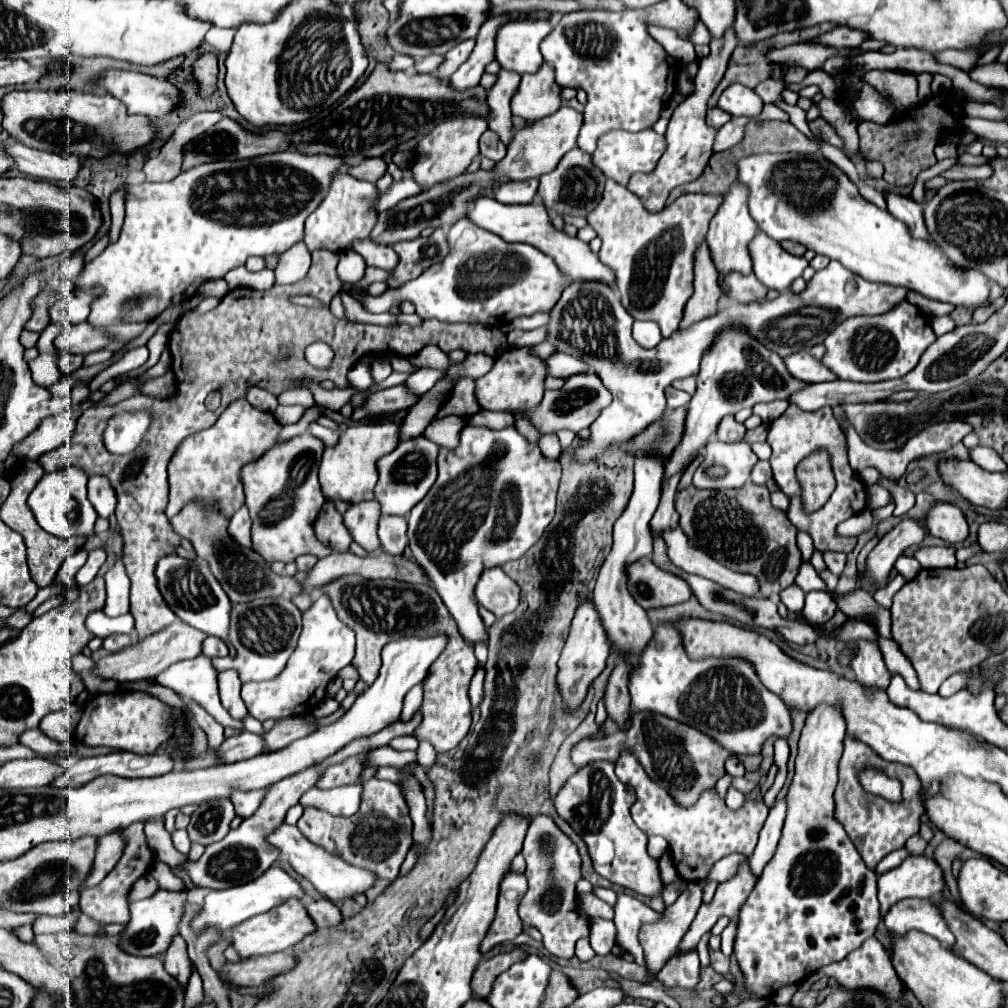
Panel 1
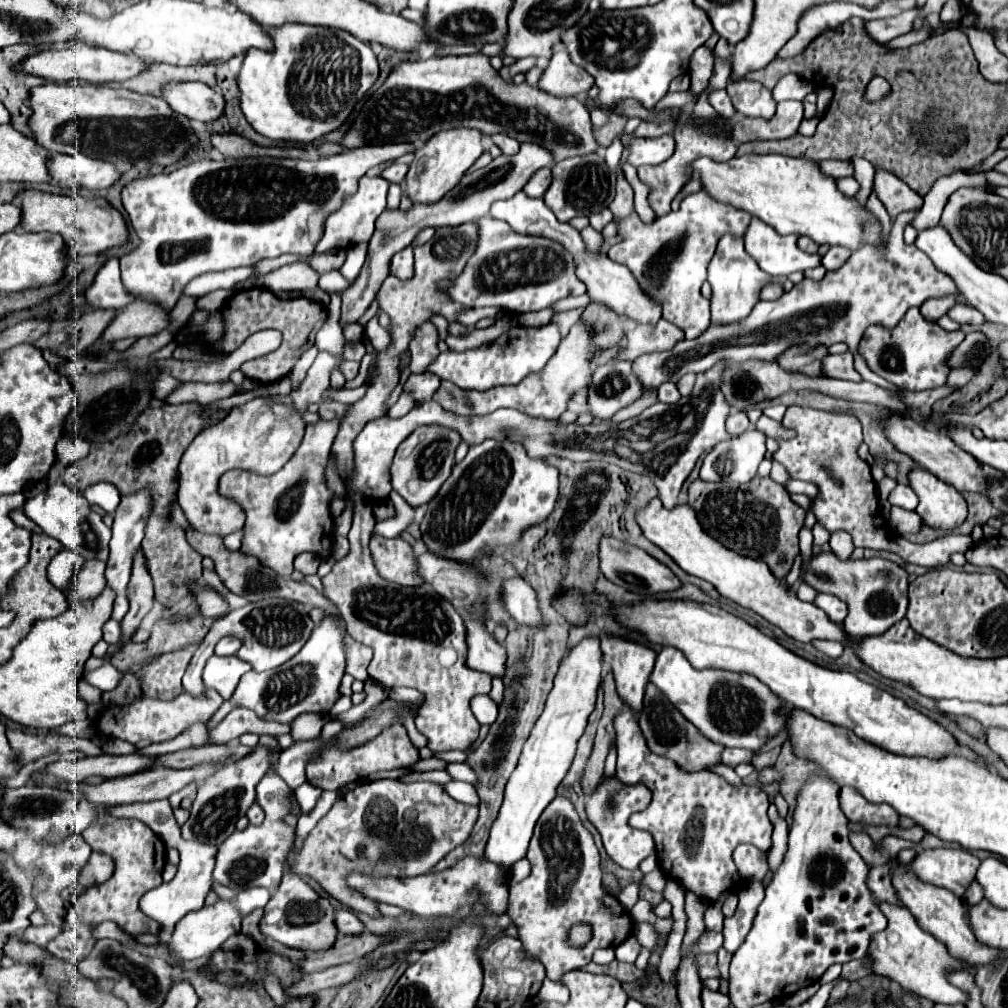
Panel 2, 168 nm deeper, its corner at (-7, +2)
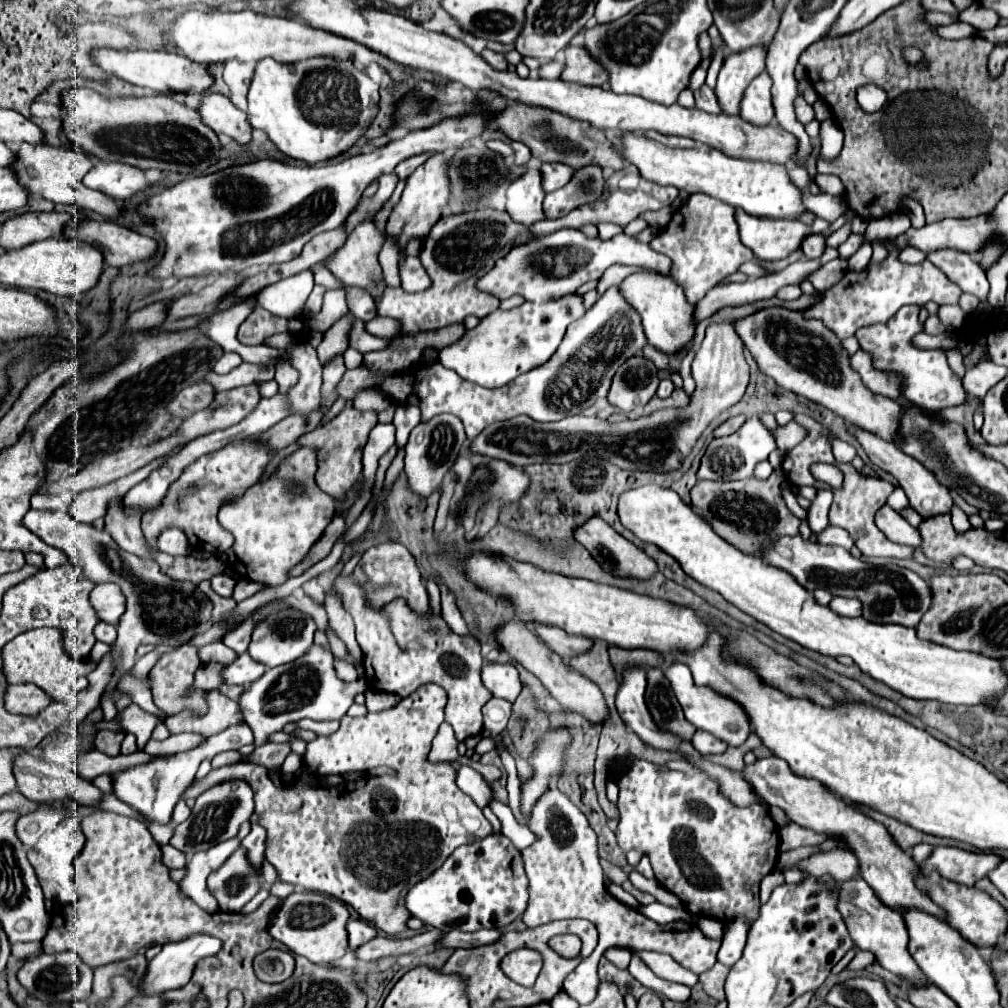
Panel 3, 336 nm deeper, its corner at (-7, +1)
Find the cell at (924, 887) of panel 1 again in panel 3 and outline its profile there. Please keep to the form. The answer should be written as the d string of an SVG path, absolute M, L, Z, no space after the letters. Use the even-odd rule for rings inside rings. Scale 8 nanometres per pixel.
M941 846L935 848L931 858L925 860L923 872L929 874L931 870L939 870L941 876L973 886L977 880L985 878L1003 858L997 854L987 854L987 852L967 852L961 848L951 848L951 846Z

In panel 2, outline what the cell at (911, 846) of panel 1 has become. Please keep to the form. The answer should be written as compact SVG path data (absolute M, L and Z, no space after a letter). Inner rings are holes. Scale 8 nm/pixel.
M851 833L851 845L855 851L863 857L865 863L879 865L879 863L891 863L901 849L919 849L919 843L887 835L881 841L873 841L867 833Z

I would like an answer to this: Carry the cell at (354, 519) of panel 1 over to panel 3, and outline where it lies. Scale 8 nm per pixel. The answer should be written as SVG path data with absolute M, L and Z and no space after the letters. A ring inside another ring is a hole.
M385 542L379 546L369 548L363 558L359 560L359 568L365 574L367 582L365 582L365 590L367 590L367 606L373 610L381 610L385 604L393 602L395 598L403 598L407 602L407 606L411 606L415 612L419 614L427 614L429 612L429 596L427 596L427 588L423 584L423 578L417 570L415 558L407 552L405 546L397 544L397 542Z

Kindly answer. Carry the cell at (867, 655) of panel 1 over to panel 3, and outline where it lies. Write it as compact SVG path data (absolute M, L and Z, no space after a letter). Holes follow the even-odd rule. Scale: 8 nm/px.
M783 536L781 540L775 540L771 548L767 546L761 552L761 558L767 560L771 566L787 570L809 592L817 590L817 580L825 580L825 588L833 596L859 598L863 602L863 618L871 622L901 624L915 628L933 602L929 582L919 578L915 572L899 568L897 564L871 566L863 560L853 558L845 548L823 546L811 540L803 540L801 536Z

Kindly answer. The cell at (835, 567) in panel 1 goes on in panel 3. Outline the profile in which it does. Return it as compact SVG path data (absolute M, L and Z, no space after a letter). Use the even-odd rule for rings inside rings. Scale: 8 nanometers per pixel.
M829 526L827 530L823 530L821 534L817 534L817 542L821 544L831 544L831 546L845 546L847 550L851 550L853 542L851 542L851 536L841 530L841 528L835 528L835 526Z

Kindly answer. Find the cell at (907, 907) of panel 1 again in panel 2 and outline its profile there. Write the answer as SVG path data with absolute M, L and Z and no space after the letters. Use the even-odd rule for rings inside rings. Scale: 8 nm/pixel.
M879 865L879 867L871 867L869 869L869 879L867 885L871 887L875 899L897 905L897 907L905 907L899 897L897 897L897 889L891 883L891 867L889 865Z

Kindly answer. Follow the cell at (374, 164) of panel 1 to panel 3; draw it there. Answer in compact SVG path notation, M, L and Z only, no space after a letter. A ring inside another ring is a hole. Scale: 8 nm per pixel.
M425 152L425 154L419 154L419 156L411 156L411 158L407 158L407 160L403 160L397 168L395 168L395 174L401 178L401 180L405 180L409 174L413 174L413 170L417 168L417 166L421 166L423 162L427 162L427 158L429 156L433 156L433 154L429 154L429 152Z

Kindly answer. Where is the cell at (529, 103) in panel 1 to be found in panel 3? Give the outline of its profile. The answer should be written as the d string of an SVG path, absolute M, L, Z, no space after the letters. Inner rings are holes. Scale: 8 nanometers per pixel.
M567 46L561 80L577 82L583 86L601 86L609 80L609 72L603 68L603 64L591 58L585 46Z

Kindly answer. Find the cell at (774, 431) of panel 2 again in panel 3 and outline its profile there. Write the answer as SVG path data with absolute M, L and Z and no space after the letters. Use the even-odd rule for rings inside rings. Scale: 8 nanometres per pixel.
M795 420L789 422L787 426L777 428L773 434L775 434L775 440L777 440L779 450L781 450L781 452L789 452L791 448L795 448L795 446L805 438L805 434L807 434L805 430L807 430L807 428L801 426L801 424L797 424Z

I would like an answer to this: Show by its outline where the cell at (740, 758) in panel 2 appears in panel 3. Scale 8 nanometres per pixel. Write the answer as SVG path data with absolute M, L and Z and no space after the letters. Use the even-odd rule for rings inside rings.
M697 730L693 734L691 742L703 754L721 754L721 752L727 750L727 744L723 744L721 740L717 740L715 736L711 736L709 732L703 732L703 730Z

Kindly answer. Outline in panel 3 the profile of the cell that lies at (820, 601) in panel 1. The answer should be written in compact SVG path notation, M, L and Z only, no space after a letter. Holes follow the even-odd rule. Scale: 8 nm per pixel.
M835 596L829 606L831 606L833 612L837 612L841 616L847 616L847 618L861 616L861 608L863 608L861 600L857 600L857 598L841 598L841 596Z

